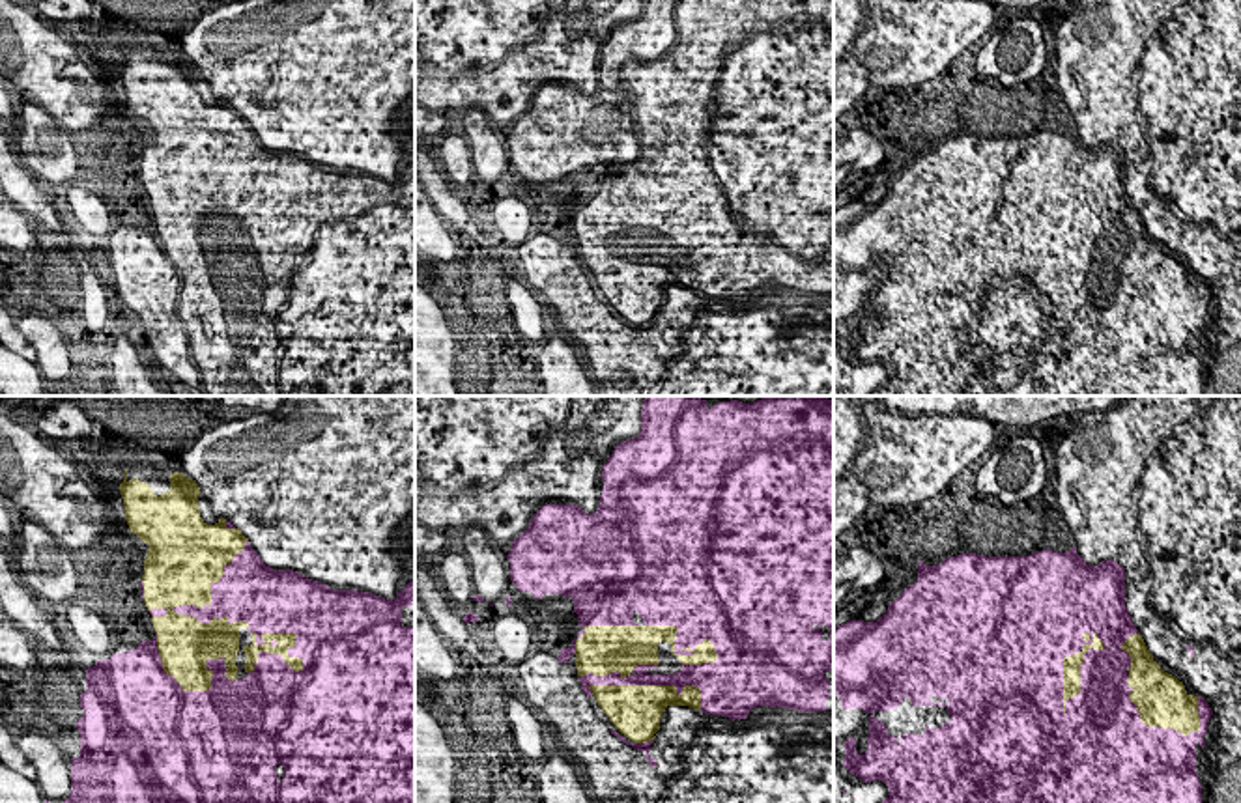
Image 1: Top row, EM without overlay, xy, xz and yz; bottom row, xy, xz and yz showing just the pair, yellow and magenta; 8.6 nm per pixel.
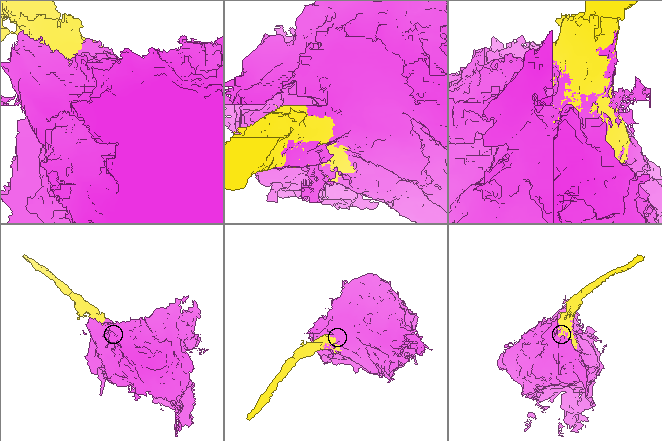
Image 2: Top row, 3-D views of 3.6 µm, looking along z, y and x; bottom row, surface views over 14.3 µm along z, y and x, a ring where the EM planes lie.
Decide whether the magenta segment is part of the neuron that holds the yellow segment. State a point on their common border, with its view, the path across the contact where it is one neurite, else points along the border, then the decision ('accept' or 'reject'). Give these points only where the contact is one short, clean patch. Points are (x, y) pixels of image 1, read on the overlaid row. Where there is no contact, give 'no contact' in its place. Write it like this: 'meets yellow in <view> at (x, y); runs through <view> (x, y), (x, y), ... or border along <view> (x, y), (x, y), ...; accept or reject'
meets yellow in yz at (1079, 675); accept

